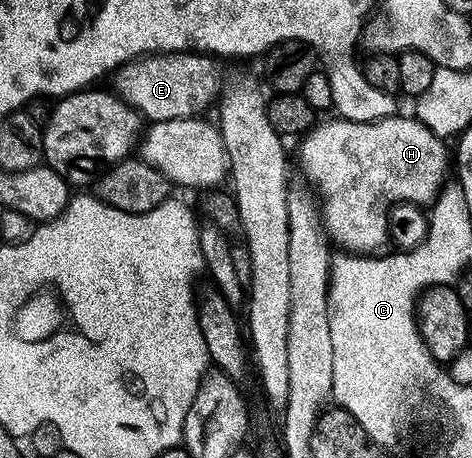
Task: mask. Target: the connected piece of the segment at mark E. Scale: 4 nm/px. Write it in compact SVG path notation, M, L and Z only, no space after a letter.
M190 50L149 53L113 71L111 87L124 106L135 108L149 123L192 119L218 102L223 82L212 62L216 63L208 54Z

